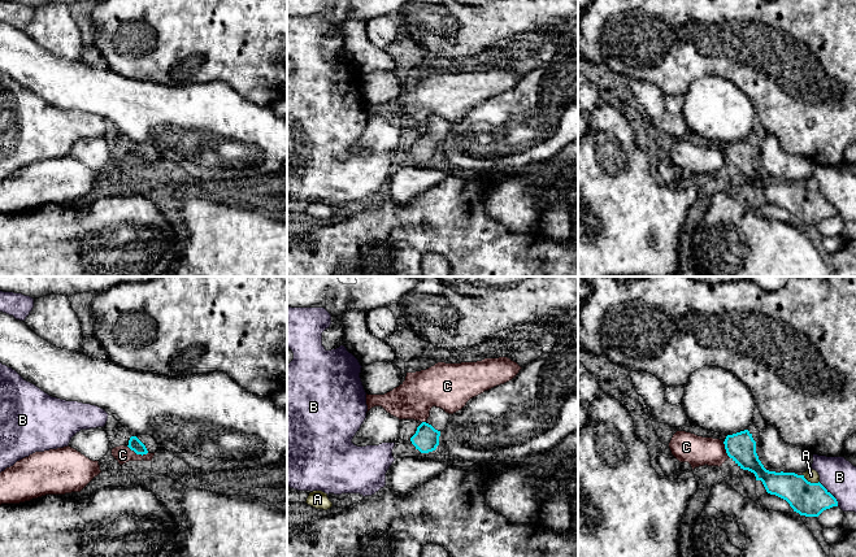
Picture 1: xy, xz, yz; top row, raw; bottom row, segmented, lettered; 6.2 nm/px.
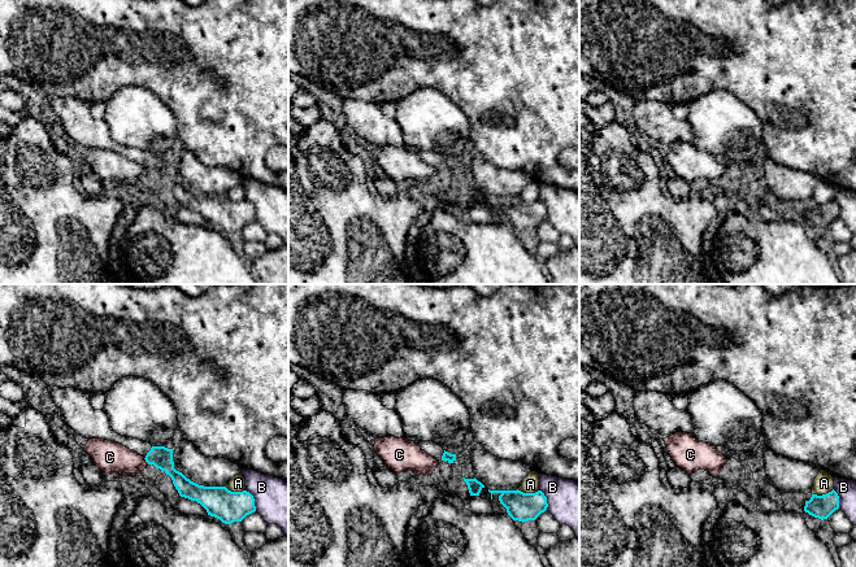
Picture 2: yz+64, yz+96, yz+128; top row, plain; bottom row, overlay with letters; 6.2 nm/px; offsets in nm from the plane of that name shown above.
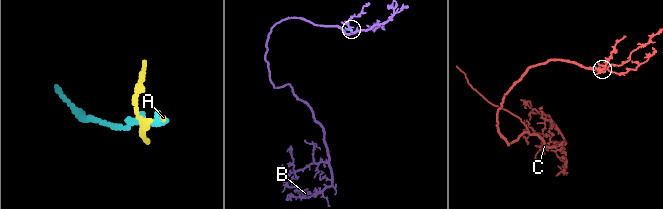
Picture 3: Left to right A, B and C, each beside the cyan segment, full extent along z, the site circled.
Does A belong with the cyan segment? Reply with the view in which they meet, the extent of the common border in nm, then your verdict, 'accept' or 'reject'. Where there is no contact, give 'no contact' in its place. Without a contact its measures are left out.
yz | 120 nm | reject

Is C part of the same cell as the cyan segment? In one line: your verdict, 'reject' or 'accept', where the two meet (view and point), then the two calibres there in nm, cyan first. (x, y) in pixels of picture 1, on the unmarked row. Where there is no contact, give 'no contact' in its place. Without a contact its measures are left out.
reject | xy (137, 162) | 80/100 nm

